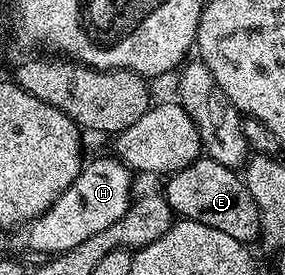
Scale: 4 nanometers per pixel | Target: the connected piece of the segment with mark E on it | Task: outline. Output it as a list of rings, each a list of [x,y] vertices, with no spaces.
[[[200,158],[179,172],[170,173],[165,183],[165,195],[176,217],[201,222],[201,226],[213,226],[213,230],[221,230],[229,234],[229,238],[237,238],[237,242],[248,246],[260,239],[258,208],[236,169]]]

